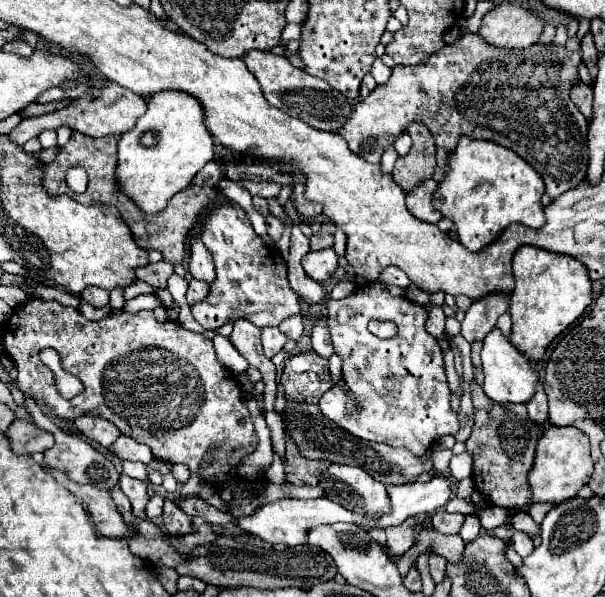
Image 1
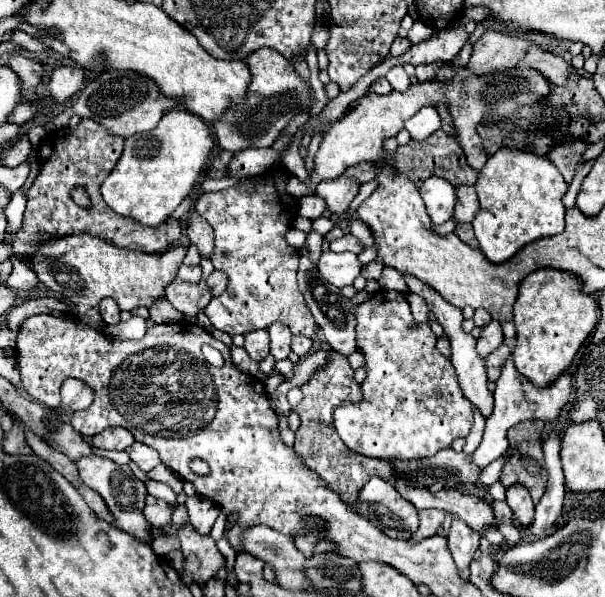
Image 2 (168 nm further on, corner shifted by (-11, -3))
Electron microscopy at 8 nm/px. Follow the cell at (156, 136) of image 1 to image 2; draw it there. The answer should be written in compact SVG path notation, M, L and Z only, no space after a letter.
M179 108L169 110L155 130L125 140L125 150L117 166L101 184L103 200L117 214L155 228L167 220L185 196L189 196L203 174L213 146L211 128L199 116Z

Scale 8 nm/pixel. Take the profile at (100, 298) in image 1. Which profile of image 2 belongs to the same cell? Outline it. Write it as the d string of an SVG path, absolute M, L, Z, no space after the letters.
M105 298L101 302L101 316L105 320L105 324L117 324L119 322L119 306L111 300L111 298Z

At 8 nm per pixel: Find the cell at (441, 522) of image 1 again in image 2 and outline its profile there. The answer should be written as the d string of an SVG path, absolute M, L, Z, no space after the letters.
M453 520L447 540L449 540L449 550L453 554L457 570L465 580L469 578L469 564L473 560L475 550L479 548L479 538L481 536L475 534L475 530L471 530L465 522Z

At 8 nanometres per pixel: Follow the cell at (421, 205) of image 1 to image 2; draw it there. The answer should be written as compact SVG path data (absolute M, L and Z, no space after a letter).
M429 178L419 188L419 194L427 206L427 214L433 224L443 224L455 210L455 188L443 178Z

